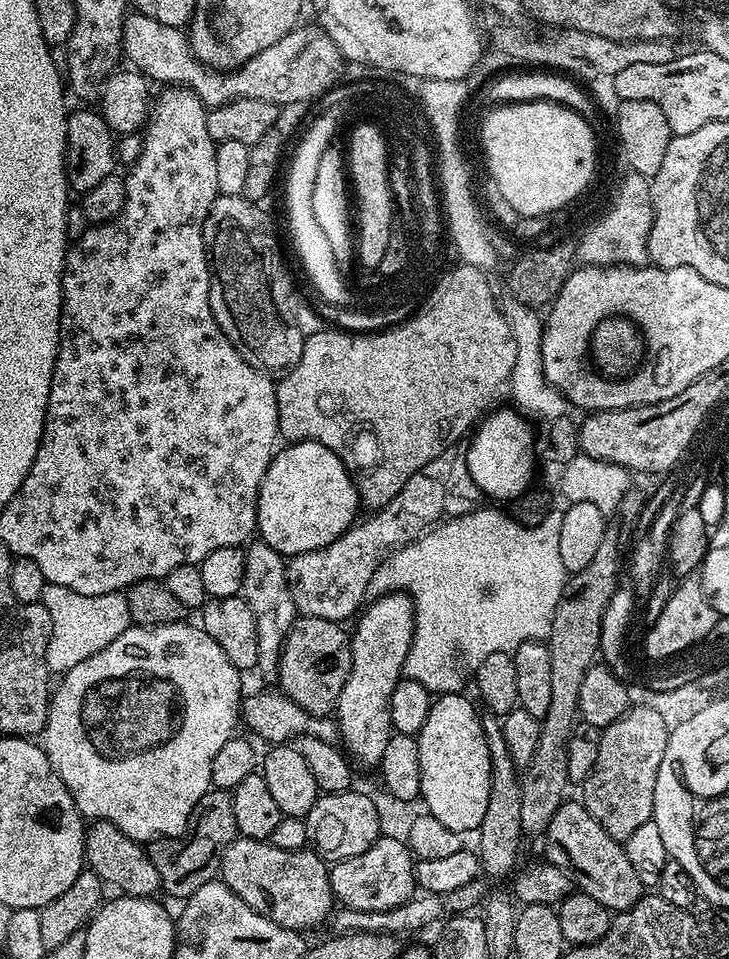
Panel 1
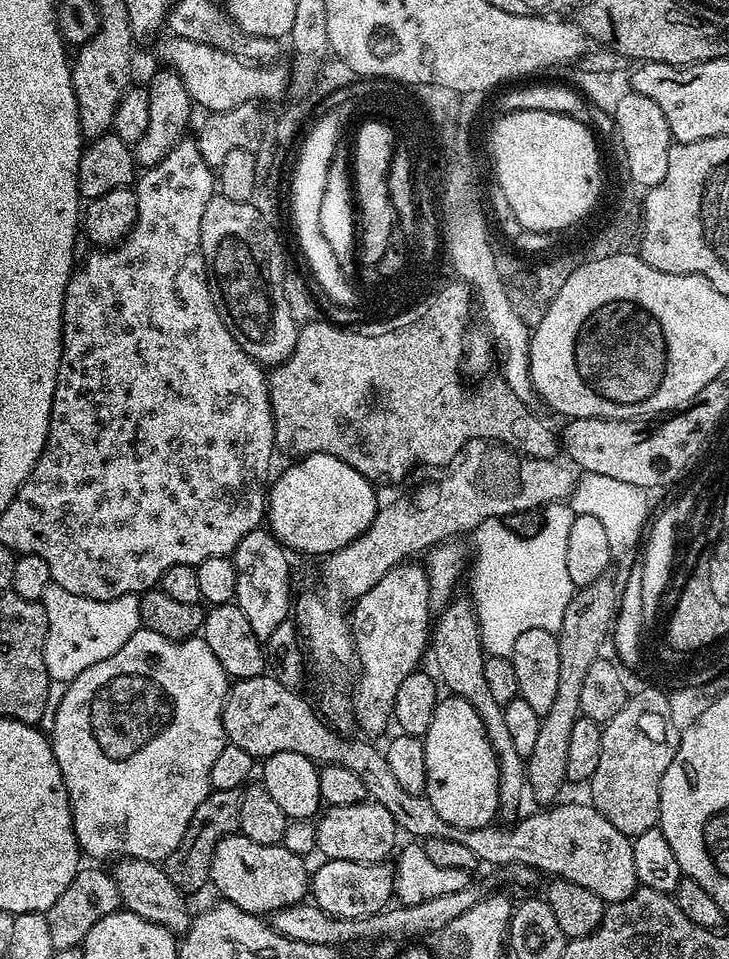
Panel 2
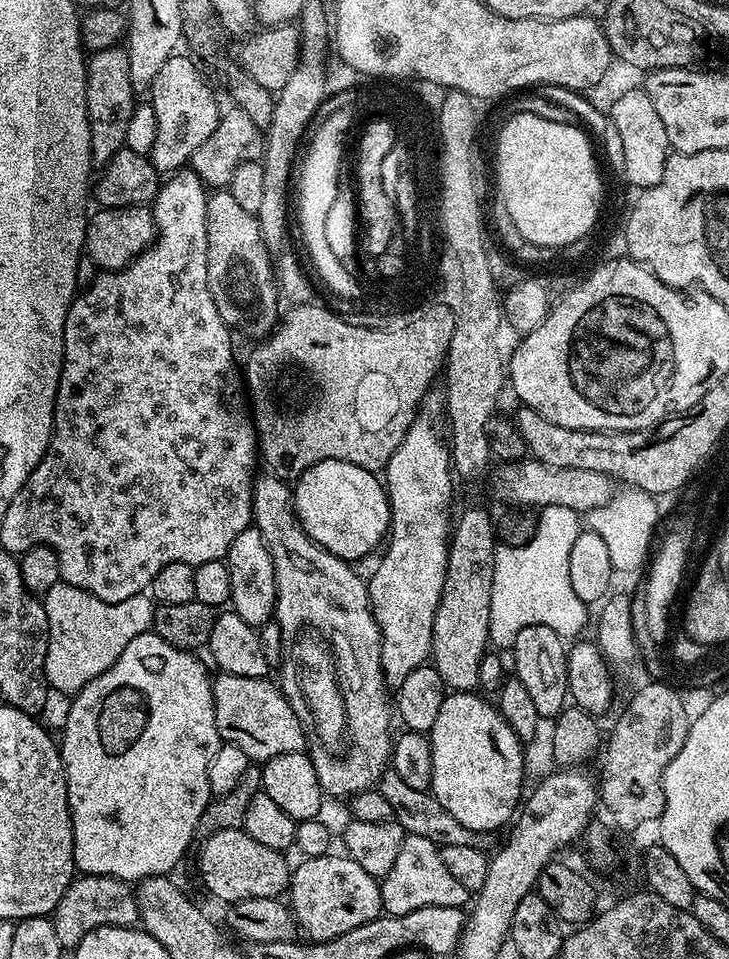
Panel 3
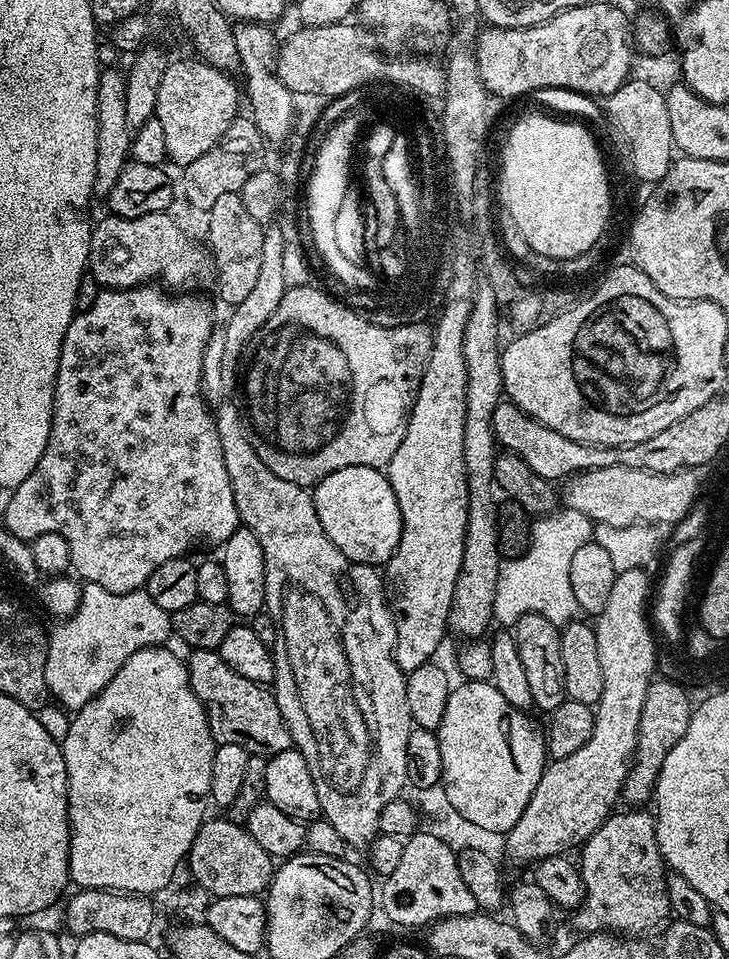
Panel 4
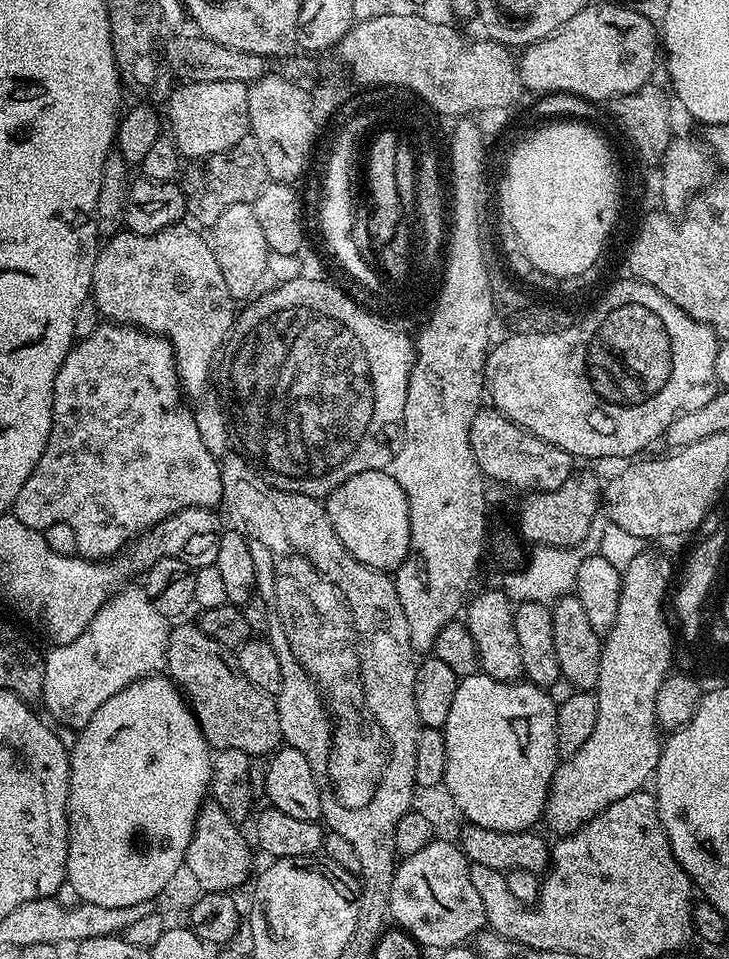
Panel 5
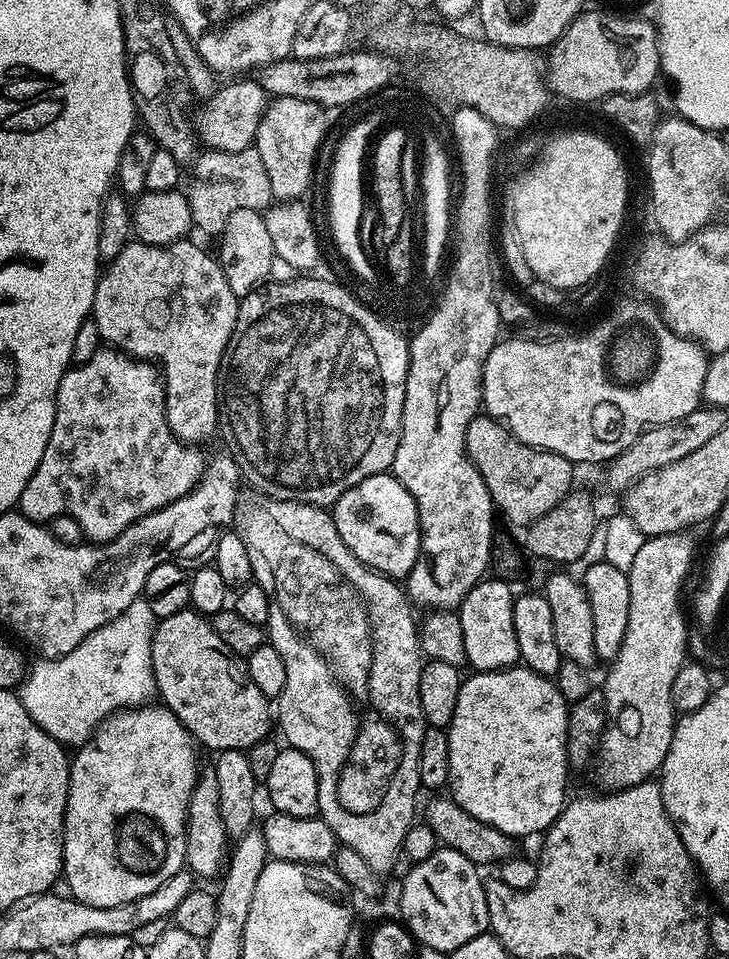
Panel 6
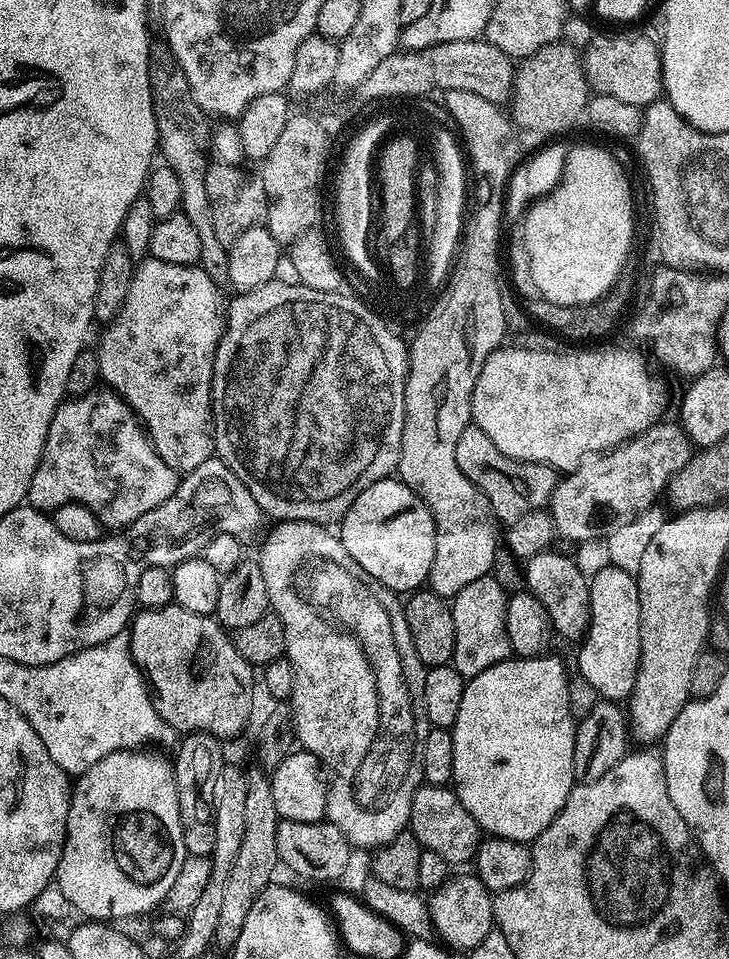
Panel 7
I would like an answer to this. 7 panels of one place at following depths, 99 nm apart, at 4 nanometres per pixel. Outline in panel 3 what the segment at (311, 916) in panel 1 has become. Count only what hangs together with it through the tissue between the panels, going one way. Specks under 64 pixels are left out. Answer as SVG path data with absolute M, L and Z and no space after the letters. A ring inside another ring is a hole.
M241 829L222 830L207 837L203 841L204 849L200 852L200 876L204 884L220 900L235 902L238 900L250 900L252 898L276 898L281 895L280 891L287 889L290 884L290 864L284 861L284 852L270 850L270 846L262 846L262 842L254 842L250 834Z

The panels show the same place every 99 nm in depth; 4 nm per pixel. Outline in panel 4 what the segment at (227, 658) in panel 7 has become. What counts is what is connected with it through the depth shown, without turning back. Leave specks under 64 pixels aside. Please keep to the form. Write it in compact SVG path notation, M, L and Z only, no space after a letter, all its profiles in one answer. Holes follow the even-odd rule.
M198 648L191 653L192 657L187 657L188 677L192 683L192 689L202 702L204 713L208 716L208 725L212 731L212 738L217 744L233 744L242 746L253 756L277 756L279 752L285 752L293 747L290 738L290 730L286 730L286 722L282 722L282 714L278 710L276 697L265 685L256 684L242 678L241 674L236 674L220 657L219 651L211 648Z

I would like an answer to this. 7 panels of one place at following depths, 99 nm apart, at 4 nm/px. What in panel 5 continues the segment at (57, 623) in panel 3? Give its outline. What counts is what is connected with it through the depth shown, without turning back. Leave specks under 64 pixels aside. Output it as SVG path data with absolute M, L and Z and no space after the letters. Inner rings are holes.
M125 586L120 589L116 595L112 596L108 599L107 602L102 606L102 610L98 610L98 614L94 614L94 618L90 622L90 626L86 626L86 630L82 634L78 634L78 638L74 638L74 642L70 642L69 644L57 644L51 650L52 653L47 653L44 656L44 695L42 697L42 705L44 704L44 708L49 712L50 715L53 716L54 719L57 720L60 724L65 724L68 728L73 728L73 730L79 730L86 726L86 722L90 722L90 718L94 718L94 710L98 710L98 706L102 706L102 702L106 702L106 698L114 698L114 694L118 694L122 691L126 686L130 686L135 680L140 680L143 676L151 676L153 674L159 673L161 669L165 667L164 659L166 658L166 650L168 649L168 633L170 631L170 620L169 617L163 616L162 614L158 614L158 610L154 607L154 602L150 602L150 598L146 593L144 593L143 587L136 586L136 588L132 588L133 586Z

